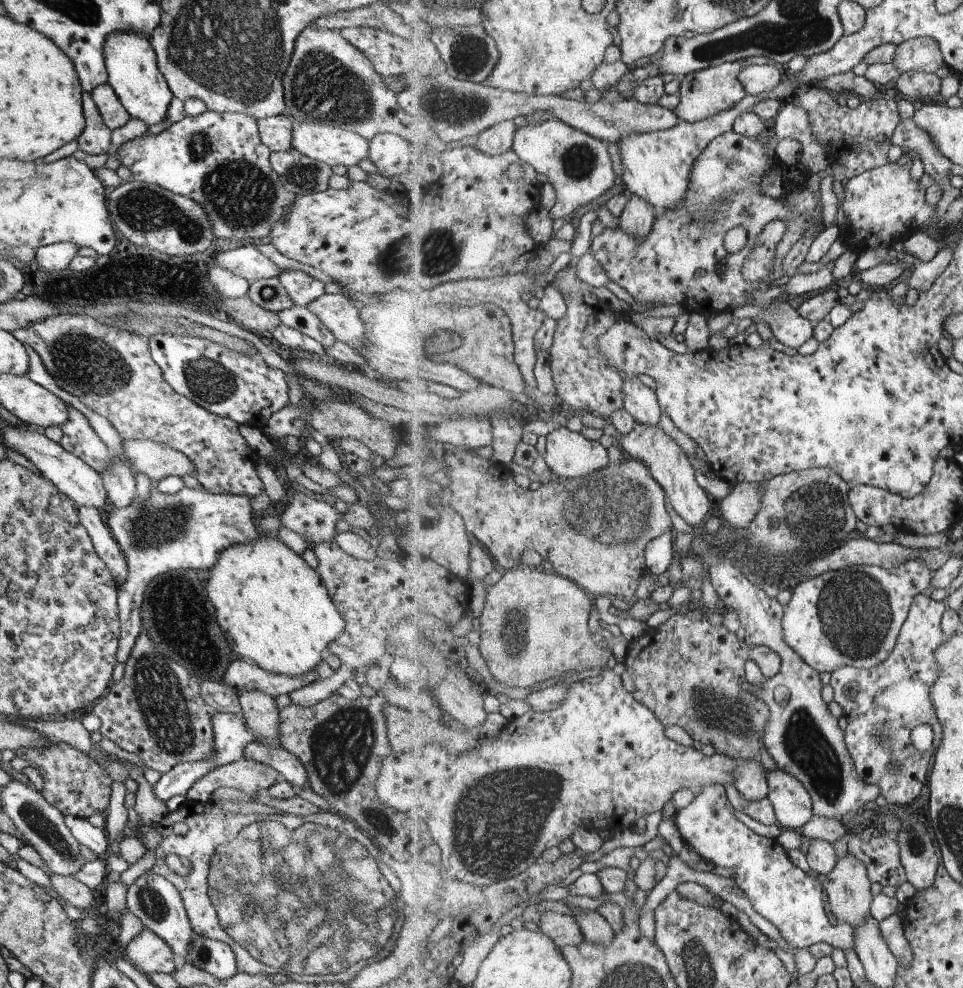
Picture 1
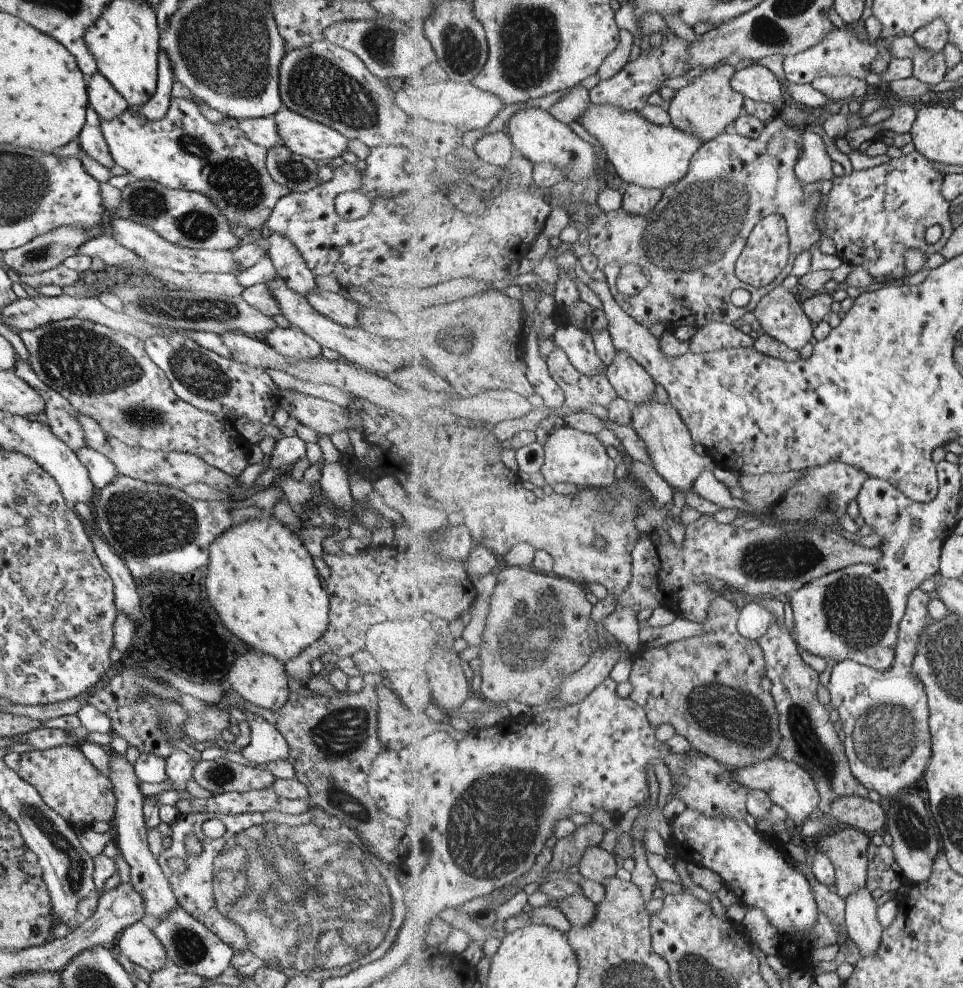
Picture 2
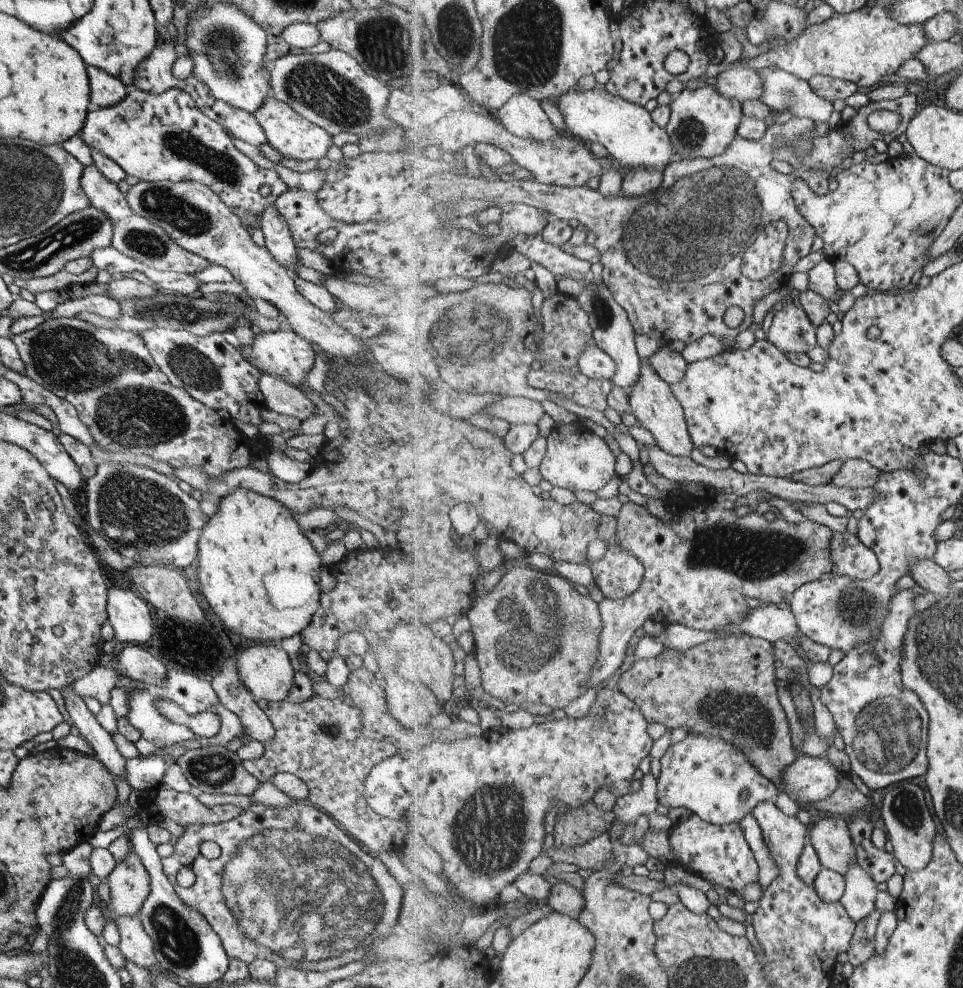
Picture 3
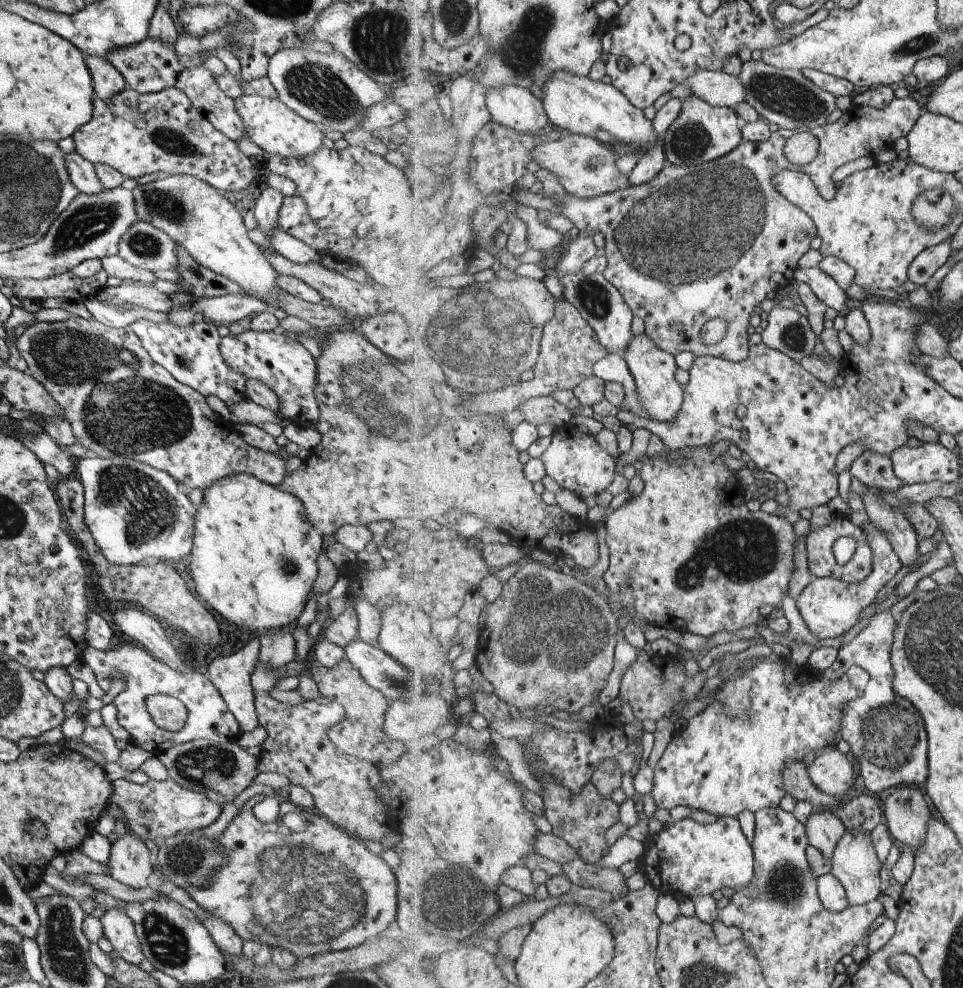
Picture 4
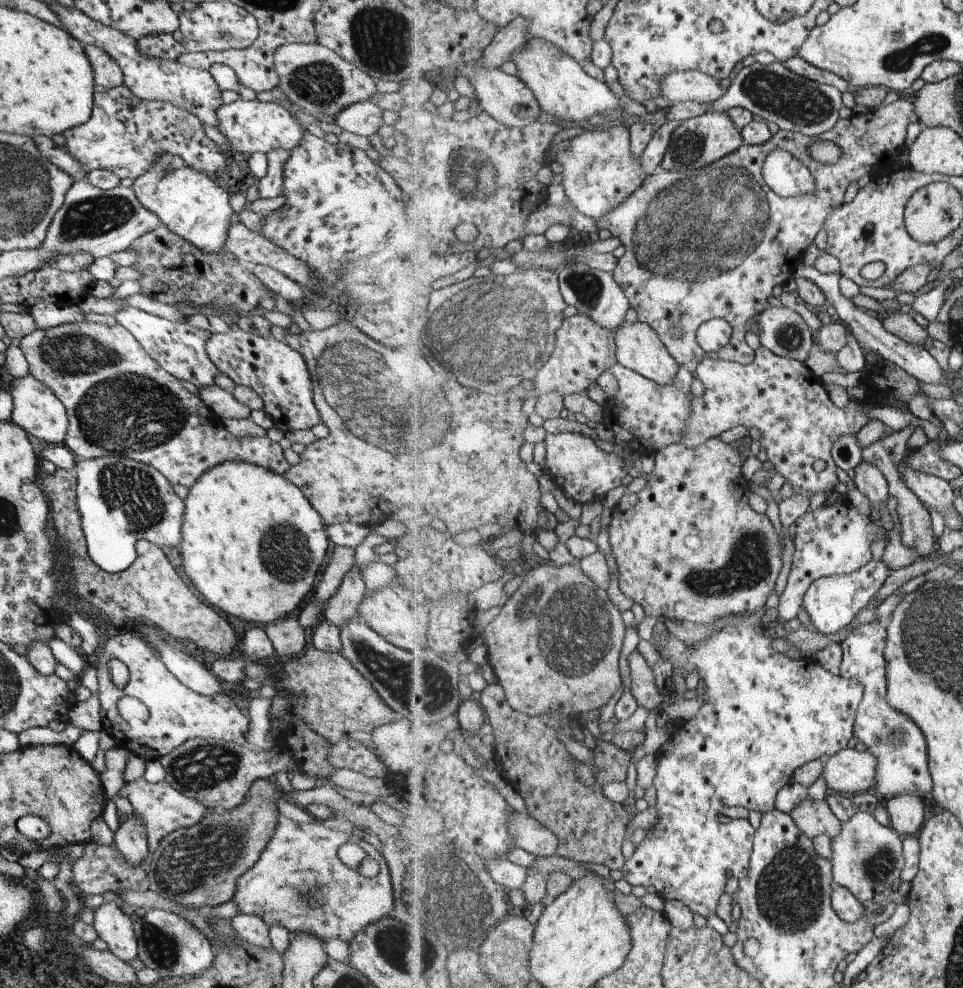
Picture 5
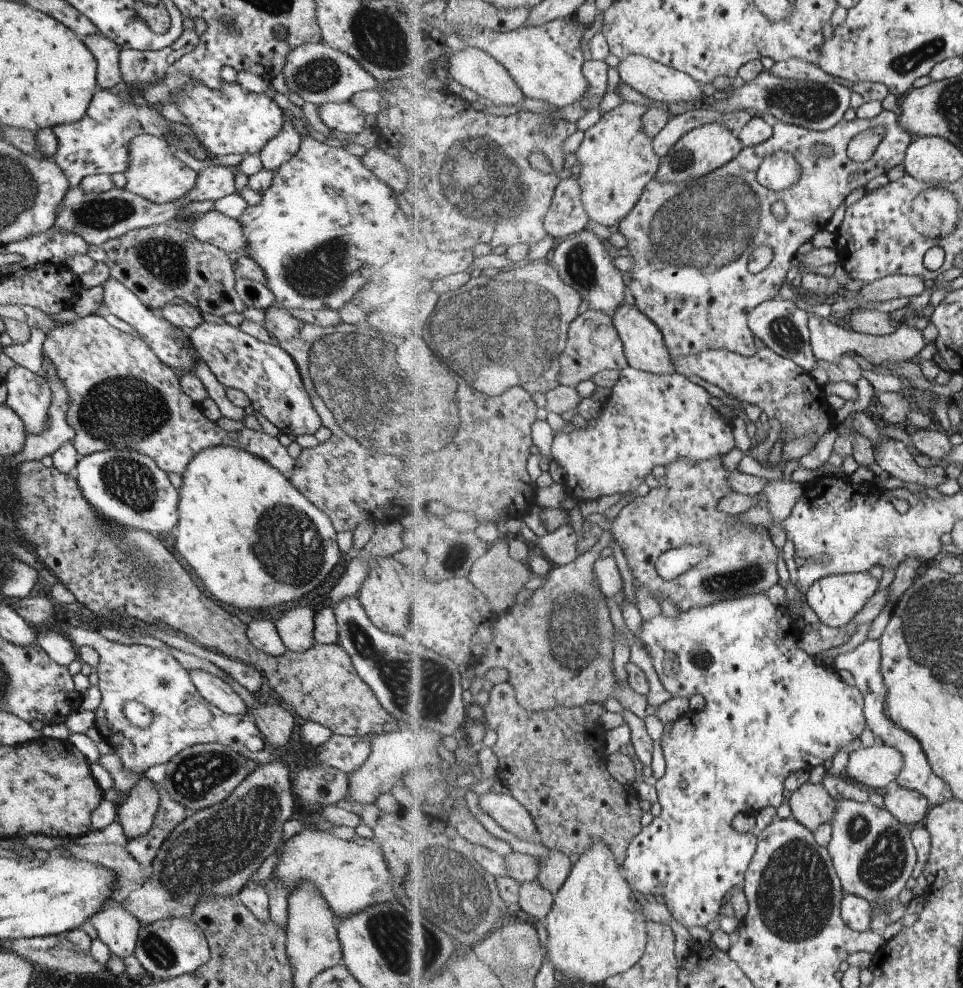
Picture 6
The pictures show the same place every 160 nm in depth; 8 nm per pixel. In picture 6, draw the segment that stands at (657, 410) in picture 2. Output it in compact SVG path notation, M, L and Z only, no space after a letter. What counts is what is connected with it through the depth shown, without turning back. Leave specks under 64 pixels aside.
M623 303L612 316L615 326L623 339L628 363L631 367L658 375L668 375L676 372L673 358L667 348L663 333L659 330L658 325L647 315L644 315L636 304Z

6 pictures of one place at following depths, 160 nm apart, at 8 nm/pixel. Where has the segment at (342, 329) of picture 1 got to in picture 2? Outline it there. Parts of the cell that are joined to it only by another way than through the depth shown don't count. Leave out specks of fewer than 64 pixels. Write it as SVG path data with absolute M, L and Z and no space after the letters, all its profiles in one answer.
M313 289L306 294L305 298L314 309L336 323L346 327L358 326L355 315L358 311L357 303L349 298L345 292L332 293Z

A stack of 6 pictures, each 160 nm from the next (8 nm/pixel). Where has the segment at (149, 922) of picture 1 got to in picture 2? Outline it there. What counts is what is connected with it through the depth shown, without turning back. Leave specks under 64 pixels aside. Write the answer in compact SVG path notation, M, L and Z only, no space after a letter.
M108 747L108 751L108 779L112 784L112 791L116 800L114 815L112 816L115 829L114 840L120 850L120 855L130 868L132 887L142 896L145 914L150 914L158 921L178 904L155 856L147 849L147 842L145 841L147 830L144 827L142 815L143 796L139 792L139 782L133 767L127 762L125 755L116 753L110 747Z

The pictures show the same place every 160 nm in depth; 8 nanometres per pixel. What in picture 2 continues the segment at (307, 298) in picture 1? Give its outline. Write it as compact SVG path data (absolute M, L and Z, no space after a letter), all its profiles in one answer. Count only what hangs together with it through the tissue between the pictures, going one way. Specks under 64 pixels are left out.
M270 232L266 242L269 260L272 261L277 276L283 279L285 285L301 296L306 296L313 289L317 289L314 276L305 266L299 251L286 236Z

